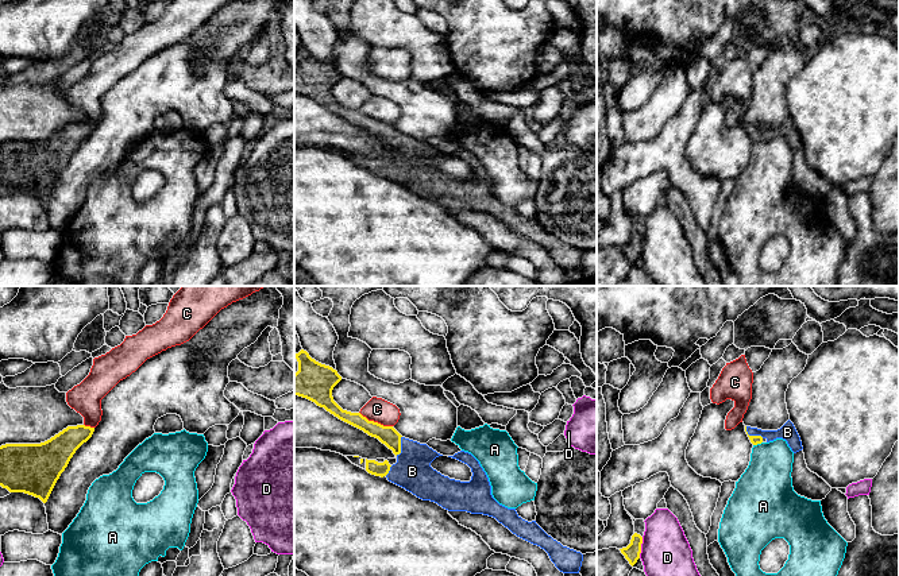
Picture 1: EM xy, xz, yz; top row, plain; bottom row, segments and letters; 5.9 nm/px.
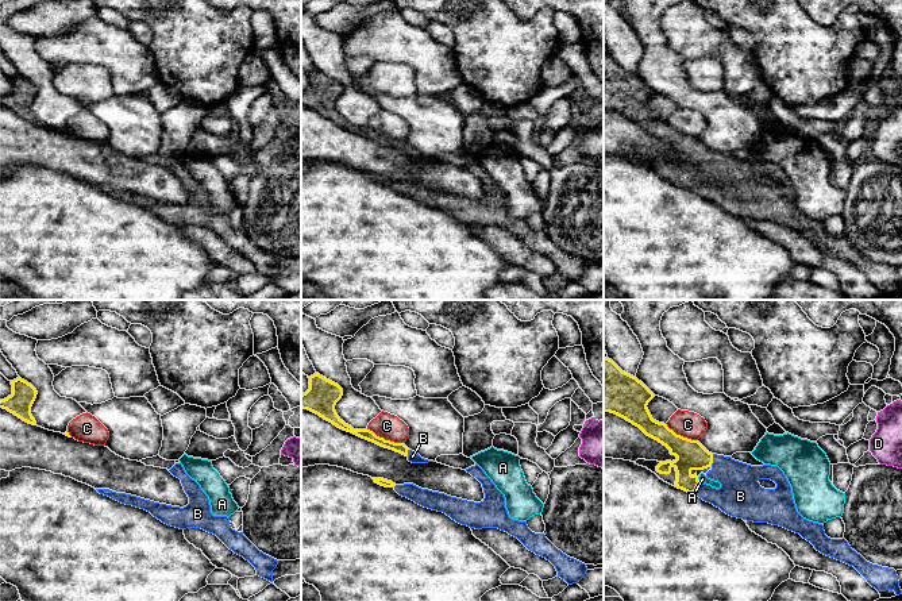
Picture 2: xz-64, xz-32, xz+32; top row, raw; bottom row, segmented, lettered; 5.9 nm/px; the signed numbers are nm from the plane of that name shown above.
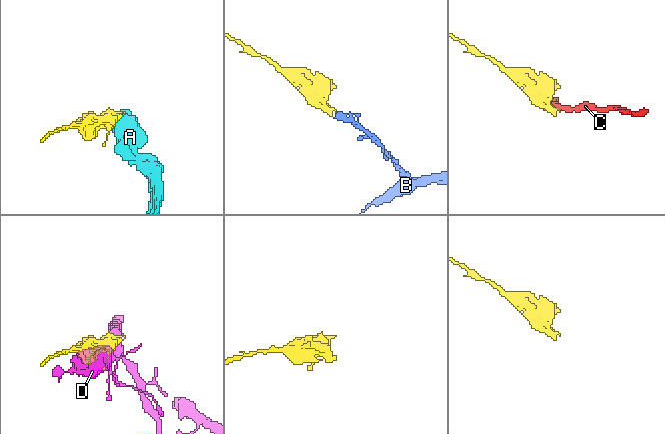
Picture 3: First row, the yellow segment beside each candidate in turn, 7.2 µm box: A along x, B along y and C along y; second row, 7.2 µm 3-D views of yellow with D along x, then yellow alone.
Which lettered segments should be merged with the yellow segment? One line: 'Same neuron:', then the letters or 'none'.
Same neuron: B

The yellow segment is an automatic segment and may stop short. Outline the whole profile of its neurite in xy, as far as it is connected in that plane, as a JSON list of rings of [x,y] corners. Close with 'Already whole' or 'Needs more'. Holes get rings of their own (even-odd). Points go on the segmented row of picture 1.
[[[85,425],[67,426],[40,444],[1,445],[0,486],[9,492],[24,492],[46,503],[70,459],[93,432],[94,428]]]. Already whole

